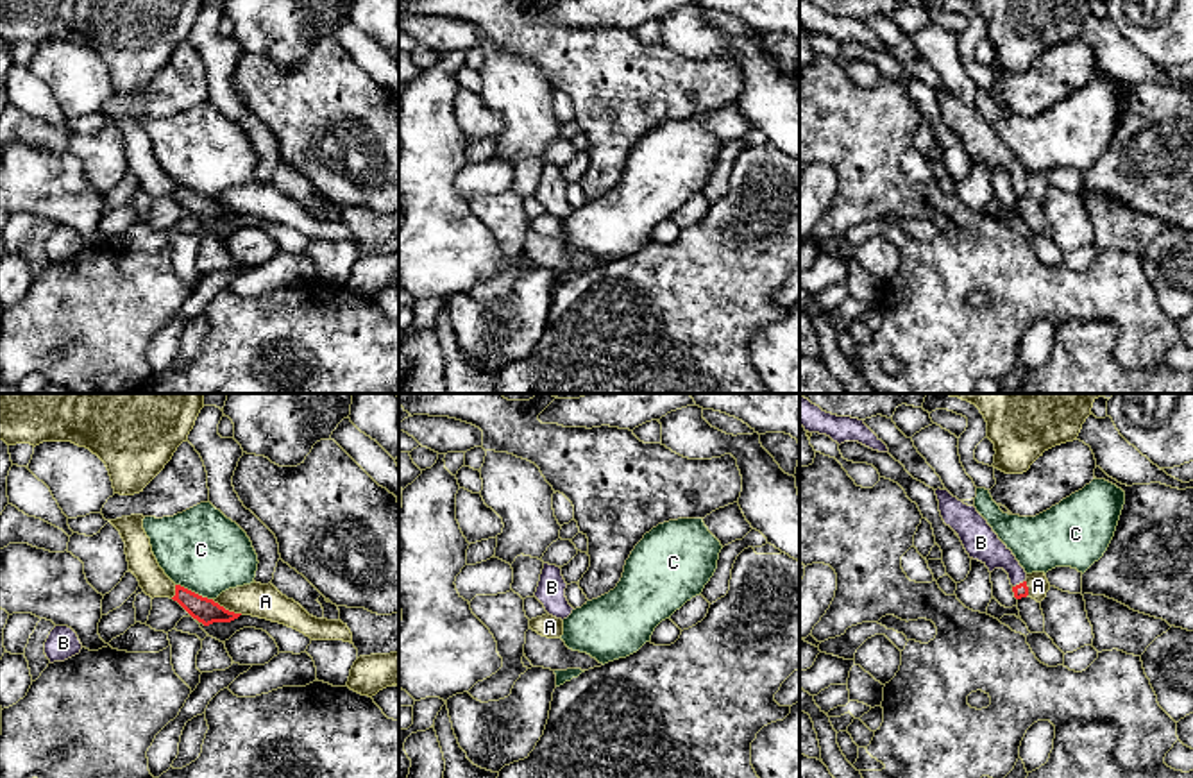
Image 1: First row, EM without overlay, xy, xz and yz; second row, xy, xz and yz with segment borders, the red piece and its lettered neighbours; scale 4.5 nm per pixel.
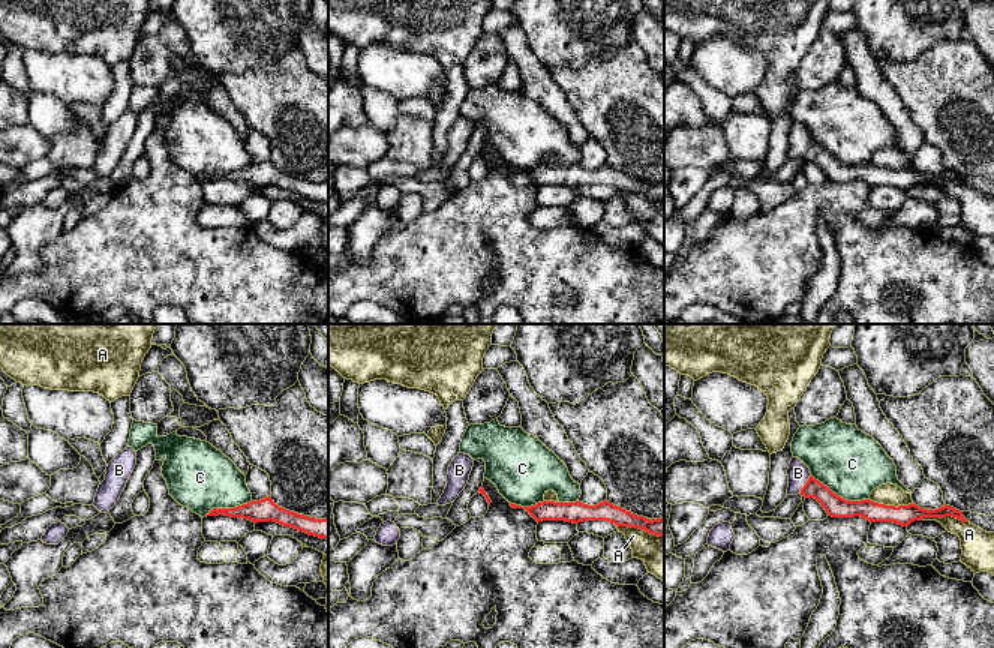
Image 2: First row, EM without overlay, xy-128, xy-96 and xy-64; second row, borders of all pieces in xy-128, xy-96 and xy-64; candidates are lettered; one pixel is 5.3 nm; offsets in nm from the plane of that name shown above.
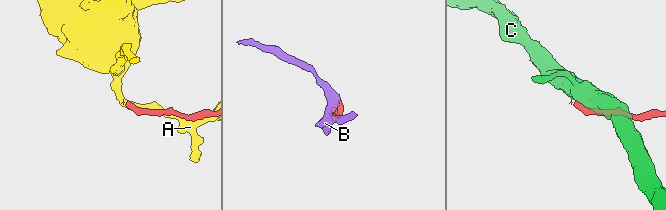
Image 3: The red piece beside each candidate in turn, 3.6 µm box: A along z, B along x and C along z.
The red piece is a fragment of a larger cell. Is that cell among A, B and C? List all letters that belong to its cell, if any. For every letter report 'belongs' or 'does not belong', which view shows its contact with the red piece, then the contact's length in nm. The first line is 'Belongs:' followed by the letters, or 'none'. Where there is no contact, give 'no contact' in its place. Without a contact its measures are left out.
Belongs: B
A: does not belong; meets red in xy; contact 160 nm long
B: belongs; meets red in yz; contact 70 nm long
C: does not belong; meets red in xy; contact 180 nm long

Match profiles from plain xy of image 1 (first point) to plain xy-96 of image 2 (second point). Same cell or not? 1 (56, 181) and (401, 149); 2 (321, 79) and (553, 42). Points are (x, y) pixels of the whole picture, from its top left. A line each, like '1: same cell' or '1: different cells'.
1: different cells
2: different cells

